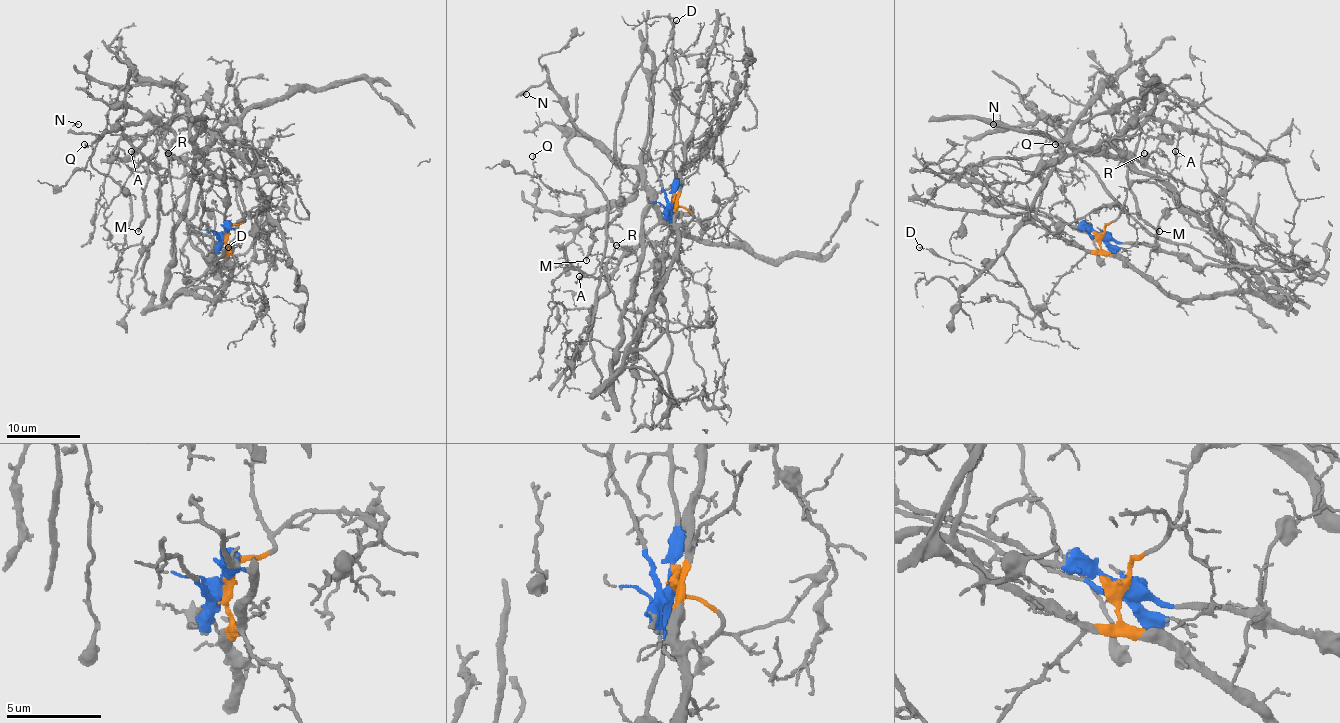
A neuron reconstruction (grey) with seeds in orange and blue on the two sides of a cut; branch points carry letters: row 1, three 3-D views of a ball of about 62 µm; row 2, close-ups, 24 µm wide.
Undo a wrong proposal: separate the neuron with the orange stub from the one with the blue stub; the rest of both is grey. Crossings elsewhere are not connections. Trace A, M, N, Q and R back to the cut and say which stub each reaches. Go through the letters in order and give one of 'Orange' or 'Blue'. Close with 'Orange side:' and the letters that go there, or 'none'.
A: Blue
M: Blue
N: Blue
Q: Blue
R: Blue
Orange side: none

